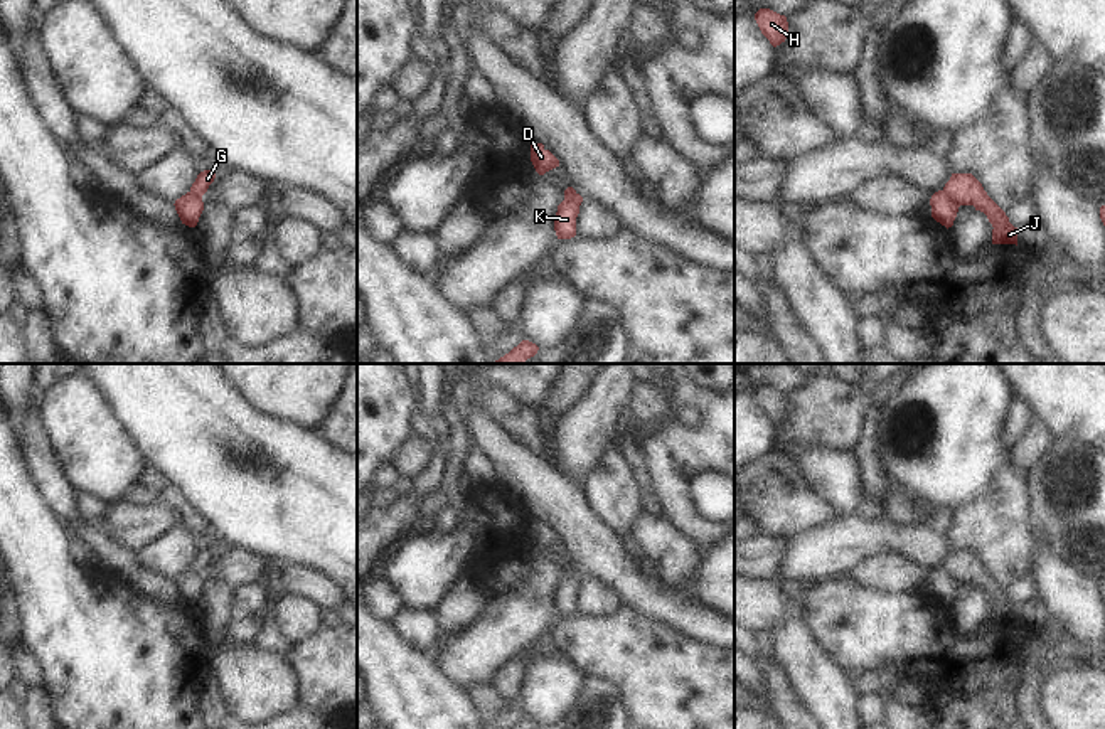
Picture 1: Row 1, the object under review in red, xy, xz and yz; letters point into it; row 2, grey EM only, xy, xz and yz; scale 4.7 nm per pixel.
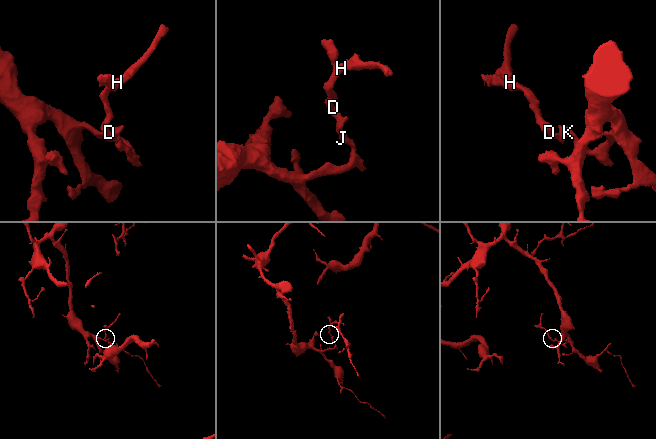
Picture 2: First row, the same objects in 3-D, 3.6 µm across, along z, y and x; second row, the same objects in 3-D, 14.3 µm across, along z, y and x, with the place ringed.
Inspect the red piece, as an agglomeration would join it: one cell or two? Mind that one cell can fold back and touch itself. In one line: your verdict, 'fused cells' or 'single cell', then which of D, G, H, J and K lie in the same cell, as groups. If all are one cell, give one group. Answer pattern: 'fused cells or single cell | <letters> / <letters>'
fused cells | D H / G J K

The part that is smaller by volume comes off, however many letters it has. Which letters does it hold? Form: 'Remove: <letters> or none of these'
Remove: D, H

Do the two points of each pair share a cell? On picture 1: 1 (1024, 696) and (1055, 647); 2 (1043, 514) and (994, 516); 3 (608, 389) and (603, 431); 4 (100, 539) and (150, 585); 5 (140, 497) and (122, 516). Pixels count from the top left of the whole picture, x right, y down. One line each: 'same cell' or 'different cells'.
1: same cell
2: different cells
3: same cell
4: same cell
5: different cells

